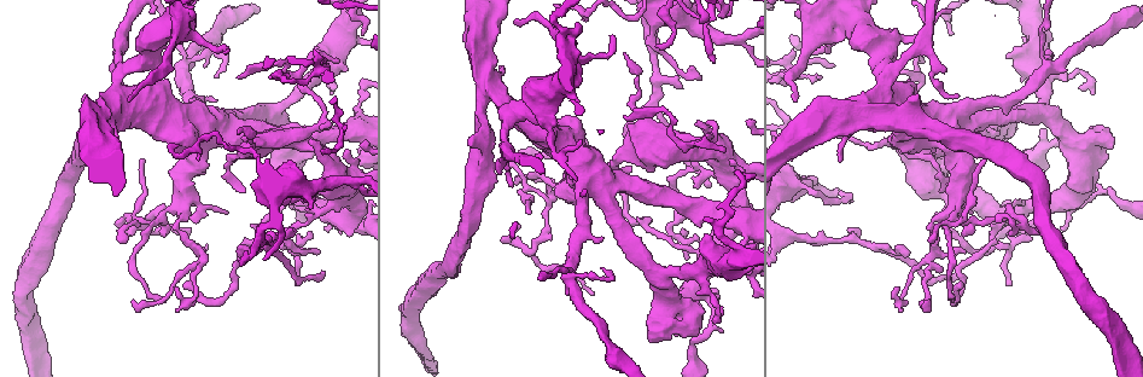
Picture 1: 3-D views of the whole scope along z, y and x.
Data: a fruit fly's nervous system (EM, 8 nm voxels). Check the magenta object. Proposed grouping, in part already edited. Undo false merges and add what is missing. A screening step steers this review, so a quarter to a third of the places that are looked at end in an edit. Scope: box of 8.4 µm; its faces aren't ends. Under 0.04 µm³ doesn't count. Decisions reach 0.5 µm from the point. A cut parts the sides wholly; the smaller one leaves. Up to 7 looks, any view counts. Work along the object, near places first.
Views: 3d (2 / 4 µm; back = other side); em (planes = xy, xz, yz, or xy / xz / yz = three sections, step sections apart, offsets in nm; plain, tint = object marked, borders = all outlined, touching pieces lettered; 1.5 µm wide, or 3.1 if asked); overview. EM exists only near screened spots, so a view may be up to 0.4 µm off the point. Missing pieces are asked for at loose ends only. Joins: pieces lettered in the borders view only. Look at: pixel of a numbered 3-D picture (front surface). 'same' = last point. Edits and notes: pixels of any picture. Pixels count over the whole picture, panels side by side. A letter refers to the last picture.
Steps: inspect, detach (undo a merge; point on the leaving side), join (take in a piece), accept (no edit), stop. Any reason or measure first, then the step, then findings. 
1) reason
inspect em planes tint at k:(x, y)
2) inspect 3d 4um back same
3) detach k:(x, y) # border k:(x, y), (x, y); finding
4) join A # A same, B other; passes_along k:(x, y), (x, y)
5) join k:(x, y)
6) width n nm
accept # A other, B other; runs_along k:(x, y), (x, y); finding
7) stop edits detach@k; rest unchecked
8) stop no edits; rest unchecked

an open end
inspect 3d 4um at 1:(129, 102)

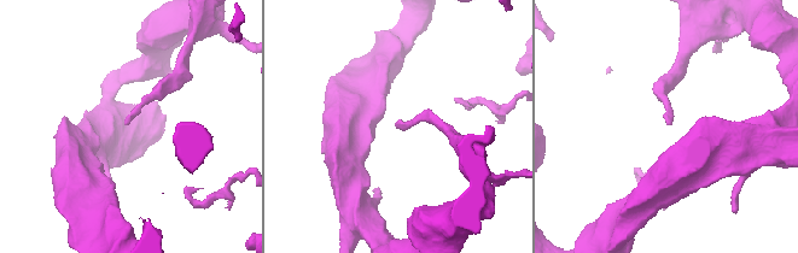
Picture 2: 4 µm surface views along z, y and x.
inspect em planes borders at 2:(671, 124)

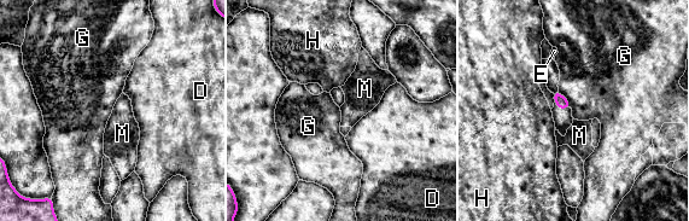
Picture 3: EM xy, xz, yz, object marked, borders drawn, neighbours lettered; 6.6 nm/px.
width 80 nm
accept # D other, E other, G other, H other, M other; border 3:(558, 91), (571, 106); no lettered piece goes on from it

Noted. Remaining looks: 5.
tapers out
inspect em planes borders at 1:(710, 185)

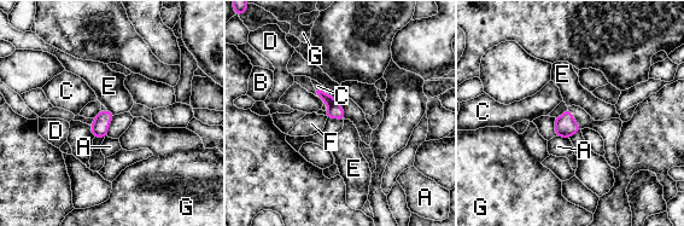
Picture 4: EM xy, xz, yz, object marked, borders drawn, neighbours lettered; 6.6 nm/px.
width 100 nm
accept # A other, B other, C other, D other, E other, F other, G other; border 4:(107, 109), (114, 115); no lettered piece goes on from it

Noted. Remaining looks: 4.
an open end
inspect 3d 2um at 1:(651, 339)

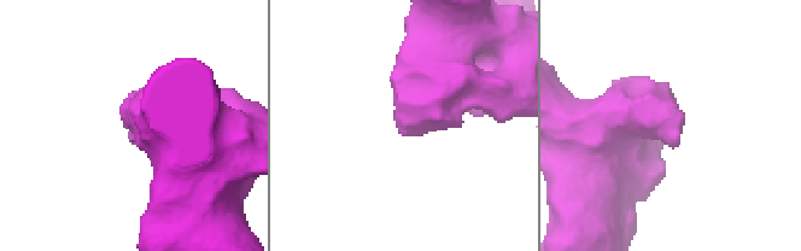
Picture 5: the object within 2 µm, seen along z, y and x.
need the tissue
inspect em yz step 8 plain at 5:(678, 145)

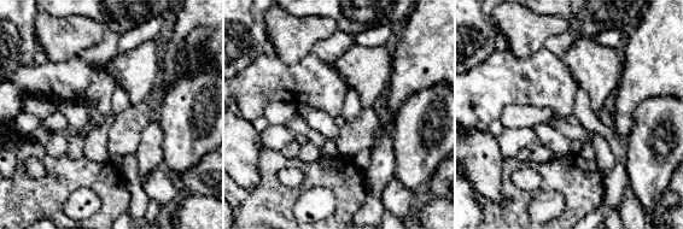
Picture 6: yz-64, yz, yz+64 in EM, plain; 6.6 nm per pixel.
see the neighbours
inspect em yz step 8 borders same

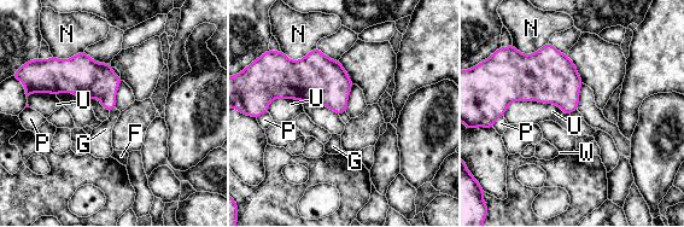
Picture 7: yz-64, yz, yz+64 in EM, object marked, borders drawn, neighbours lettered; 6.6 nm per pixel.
accept # F other, G other, N other, P other, U other, W other; border 7:(115, 108), (110, 111); no lettered piece goes on from it

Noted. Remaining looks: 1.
stop no edits; rest unchecked

